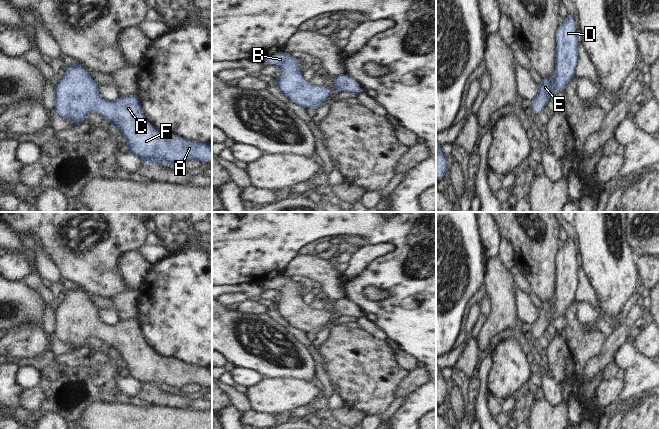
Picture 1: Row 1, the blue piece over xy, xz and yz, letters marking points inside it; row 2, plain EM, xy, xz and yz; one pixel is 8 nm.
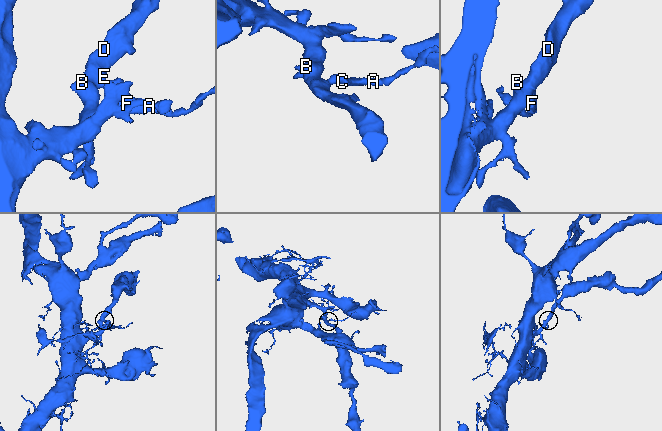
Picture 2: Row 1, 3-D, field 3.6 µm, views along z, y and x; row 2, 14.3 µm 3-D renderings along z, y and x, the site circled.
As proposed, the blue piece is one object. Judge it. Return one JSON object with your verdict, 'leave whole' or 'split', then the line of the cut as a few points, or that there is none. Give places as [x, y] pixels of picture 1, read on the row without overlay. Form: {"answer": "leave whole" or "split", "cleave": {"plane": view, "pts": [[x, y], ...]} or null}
{"answer": "leave whole", "cleave": null}

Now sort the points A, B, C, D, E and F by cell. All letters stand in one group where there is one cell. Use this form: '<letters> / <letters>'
A B C D E F

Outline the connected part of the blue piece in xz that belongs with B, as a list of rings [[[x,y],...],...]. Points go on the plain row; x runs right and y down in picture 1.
[[[283,275],[264,282],[264,289],[274,289],[281,294],[275,309],[290,326],[304,333],[317,333],[325,326],[332,313],[329,310],[313,310],[304,304],[299,295],[299,285]]]

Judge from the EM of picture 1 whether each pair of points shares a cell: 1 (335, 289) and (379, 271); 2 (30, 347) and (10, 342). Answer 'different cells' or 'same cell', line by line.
1: different cells
2: same cell

